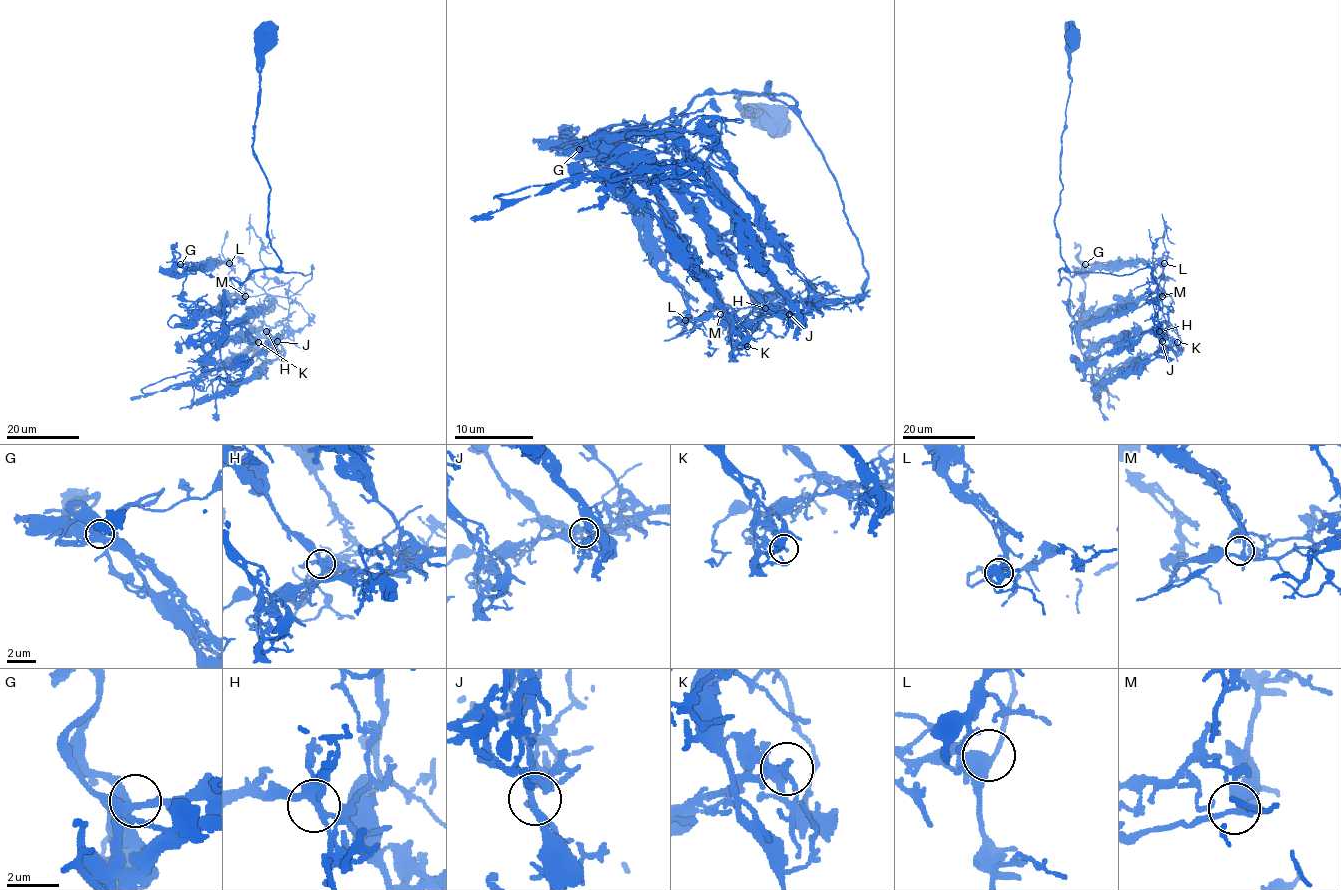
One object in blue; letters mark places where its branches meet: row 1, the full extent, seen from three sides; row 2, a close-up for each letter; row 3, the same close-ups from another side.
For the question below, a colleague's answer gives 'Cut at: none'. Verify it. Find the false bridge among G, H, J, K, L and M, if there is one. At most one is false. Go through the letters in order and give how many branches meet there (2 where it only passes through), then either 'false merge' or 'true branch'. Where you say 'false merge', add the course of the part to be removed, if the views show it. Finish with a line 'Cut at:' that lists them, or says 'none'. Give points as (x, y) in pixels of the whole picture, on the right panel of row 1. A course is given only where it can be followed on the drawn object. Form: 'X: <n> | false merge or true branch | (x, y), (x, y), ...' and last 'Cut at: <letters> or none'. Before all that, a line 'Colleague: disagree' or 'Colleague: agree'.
Colleague: agree
G: 4 | true branch
H: 4 | true branch
J: 4 | true branch
K: 4 | true branch
L: 4 | true branch
M: 4 | true branch
Cut at: none

